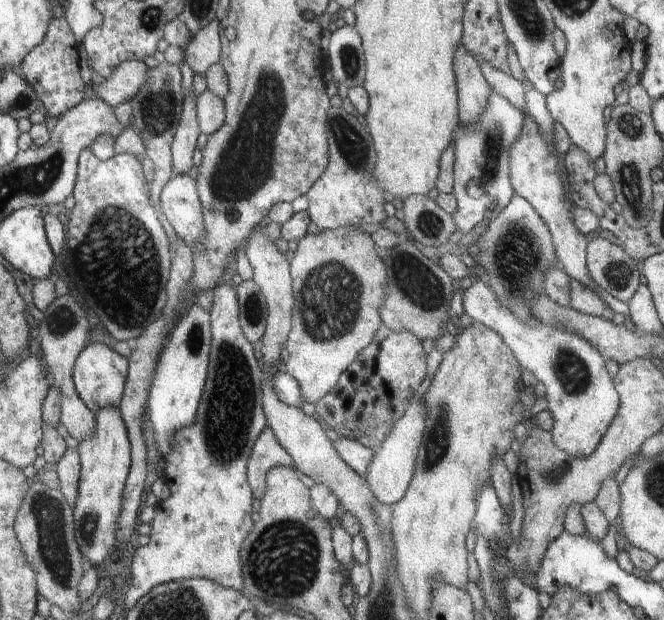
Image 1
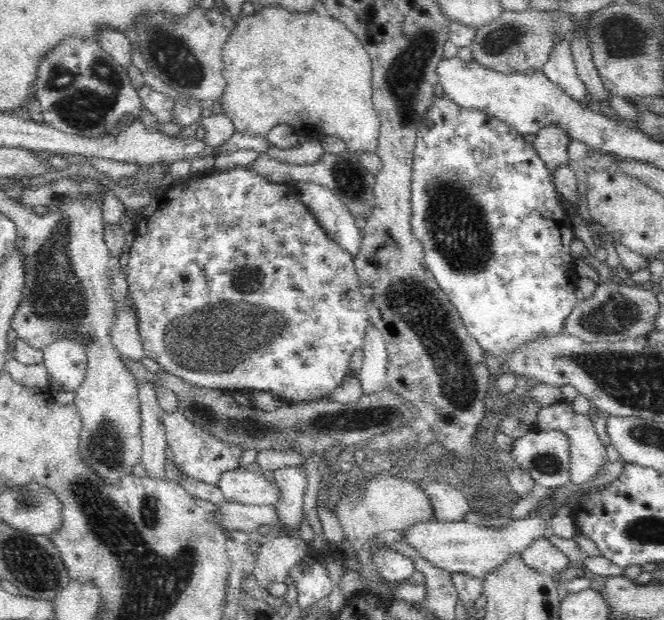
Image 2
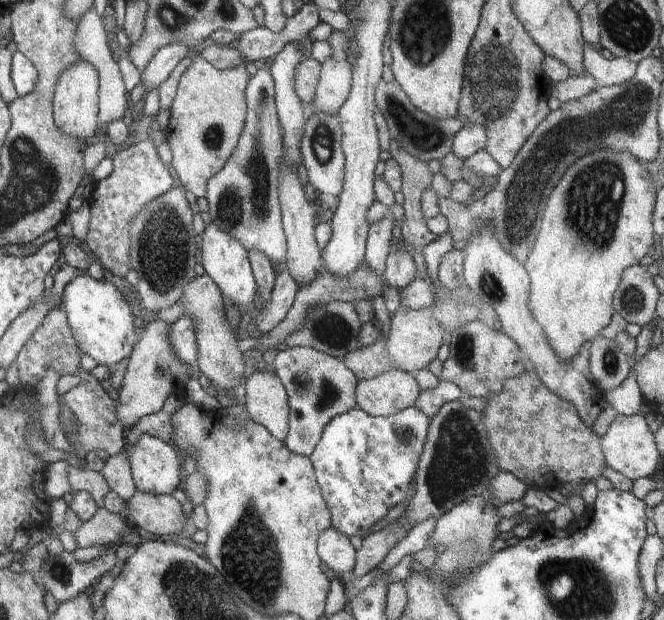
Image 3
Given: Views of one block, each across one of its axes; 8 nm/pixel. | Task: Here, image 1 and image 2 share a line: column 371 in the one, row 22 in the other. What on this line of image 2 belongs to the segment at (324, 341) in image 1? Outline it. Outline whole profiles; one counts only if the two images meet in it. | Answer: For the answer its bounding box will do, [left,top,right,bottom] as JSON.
[221,1,380,152]

